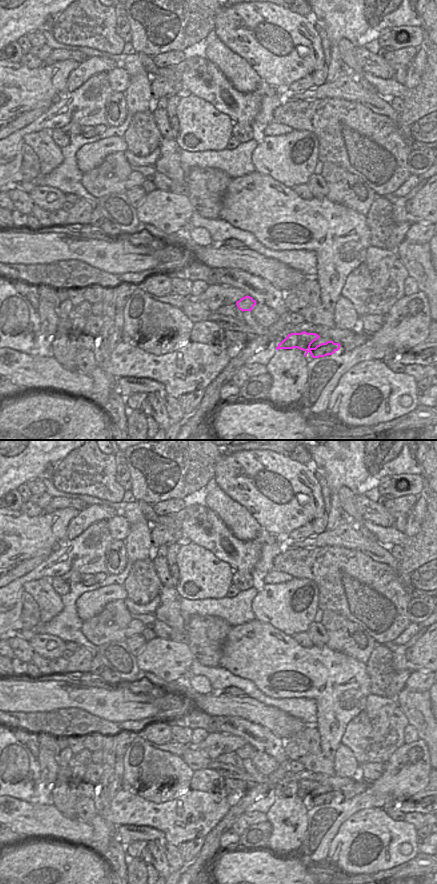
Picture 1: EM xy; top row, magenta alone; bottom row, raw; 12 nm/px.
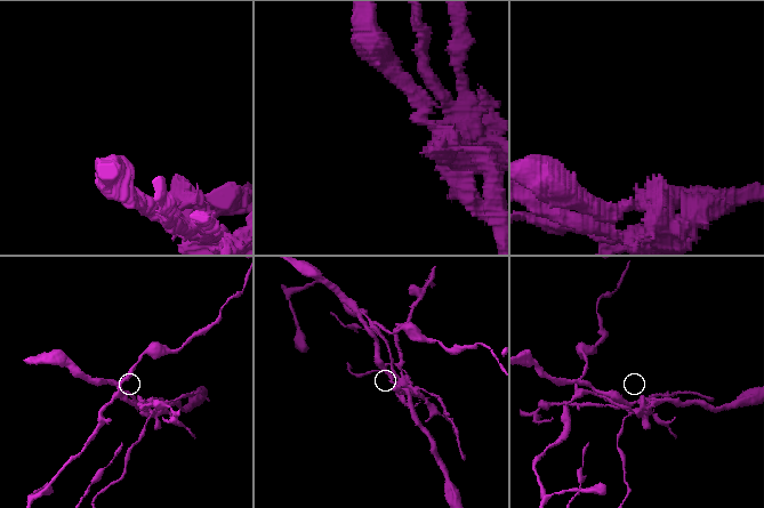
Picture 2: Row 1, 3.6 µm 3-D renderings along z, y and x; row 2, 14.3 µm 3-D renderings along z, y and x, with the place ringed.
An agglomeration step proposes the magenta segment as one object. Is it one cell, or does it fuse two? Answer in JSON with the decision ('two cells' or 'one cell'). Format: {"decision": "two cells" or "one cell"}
{"decision": "two cells"}

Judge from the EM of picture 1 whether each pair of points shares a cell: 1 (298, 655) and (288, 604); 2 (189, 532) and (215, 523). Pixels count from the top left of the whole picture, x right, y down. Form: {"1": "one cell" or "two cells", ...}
{"1": "two cells", "2": "one cell"}

